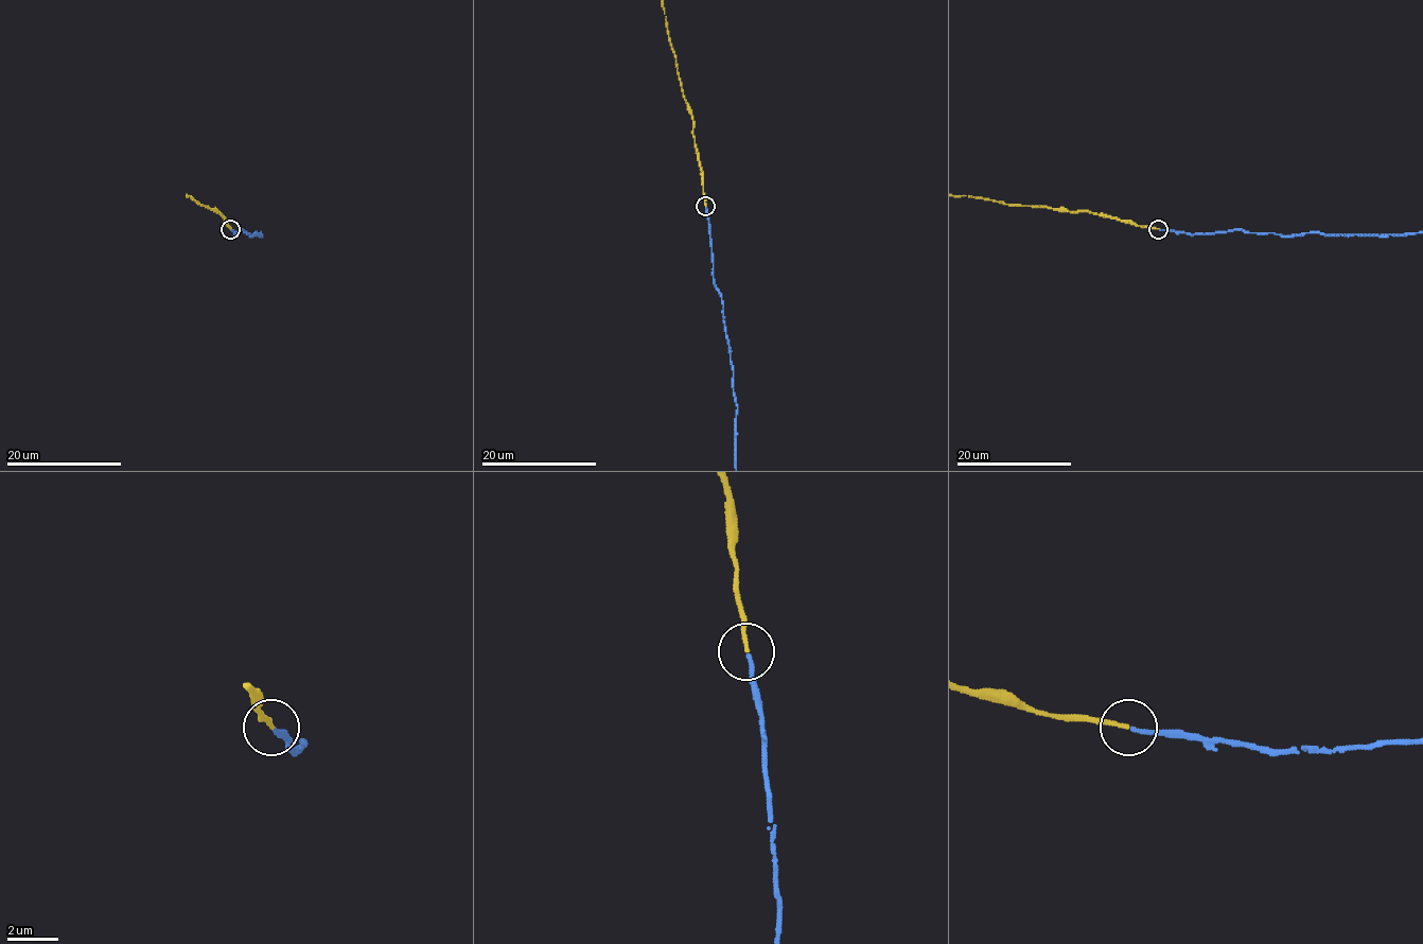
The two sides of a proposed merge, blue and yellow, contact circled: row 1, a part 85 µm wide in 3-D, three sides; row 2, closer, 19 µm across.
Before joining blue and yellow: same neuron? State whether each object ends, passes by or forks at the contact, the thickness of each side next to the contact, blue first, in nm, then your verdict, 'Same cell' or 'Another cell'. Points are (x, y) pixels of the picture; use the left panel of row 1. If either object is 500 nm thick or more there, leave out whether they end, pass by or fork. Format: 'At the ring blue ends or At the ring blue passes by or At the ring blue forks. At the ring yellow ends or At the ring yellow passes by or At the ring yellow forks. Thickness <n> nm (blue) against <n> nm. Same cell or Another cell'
At the ring blue ends. At the ring yellow ends. Thickness 160 nm (blue) against 150 nm. Same cell

